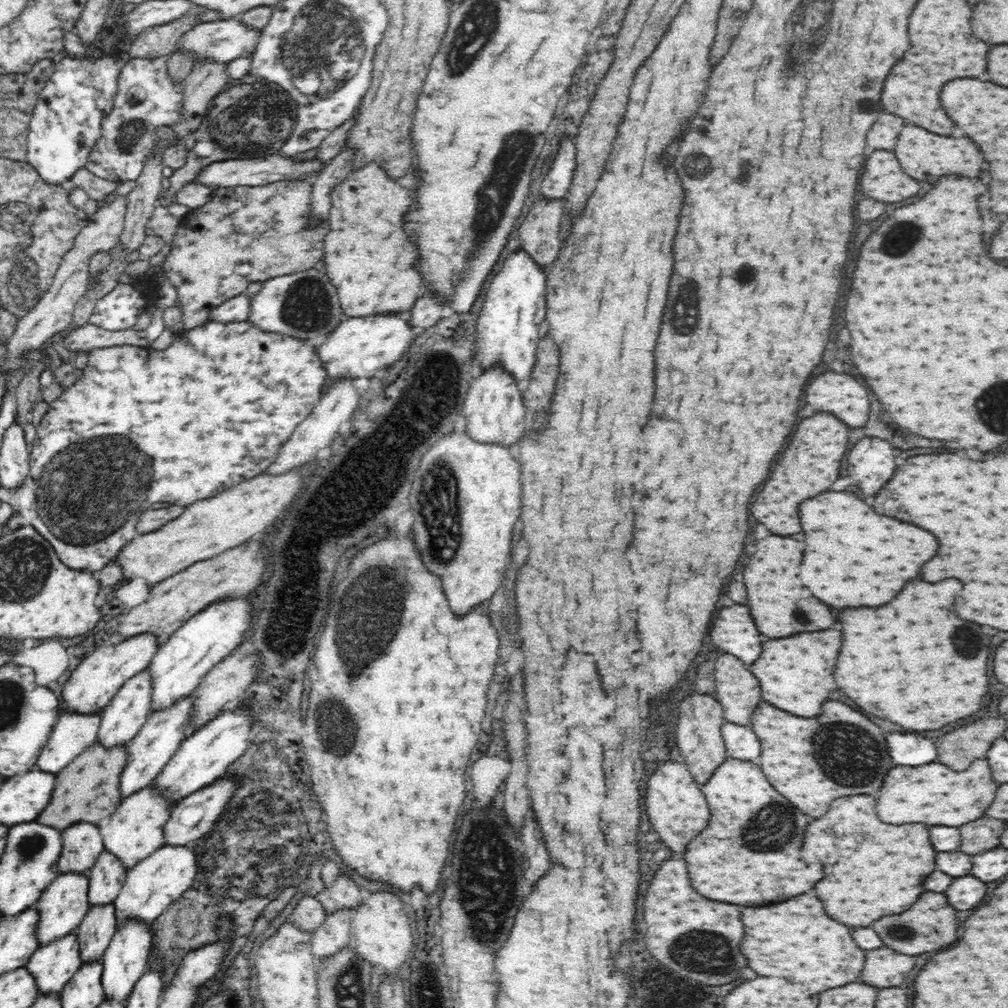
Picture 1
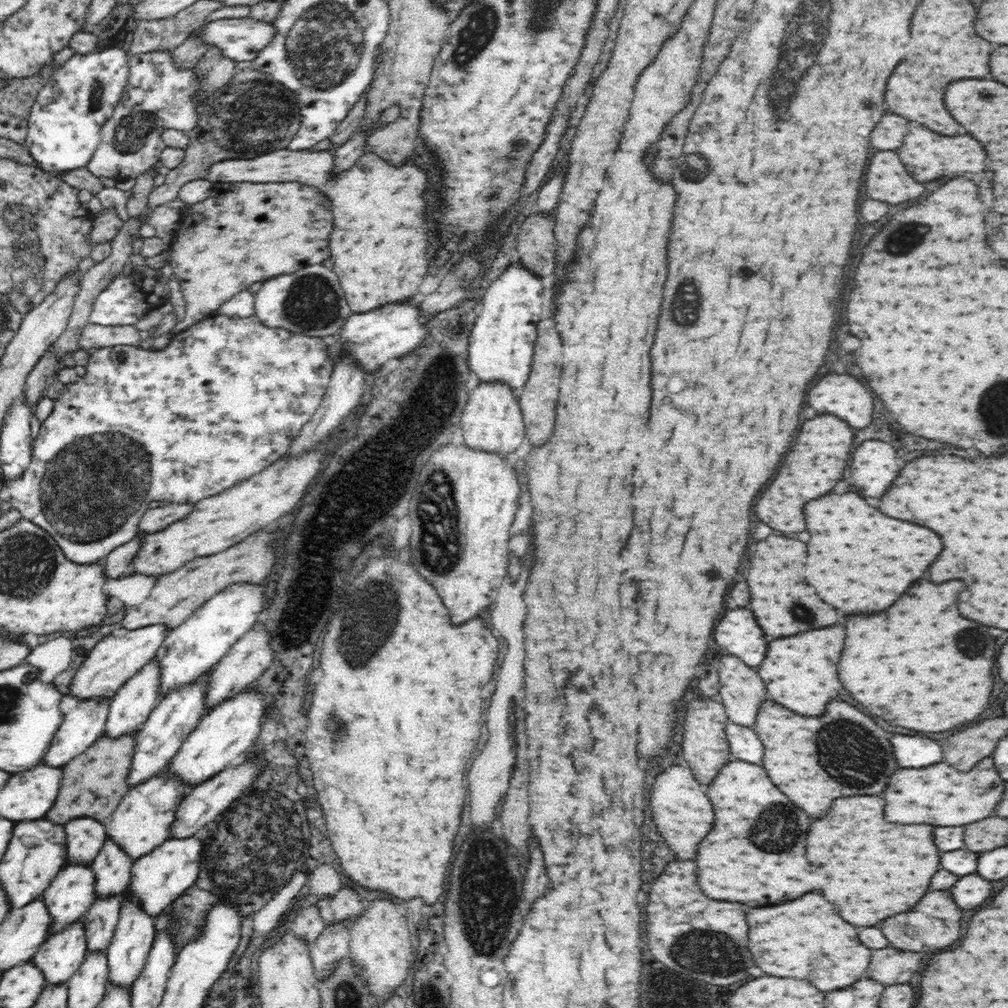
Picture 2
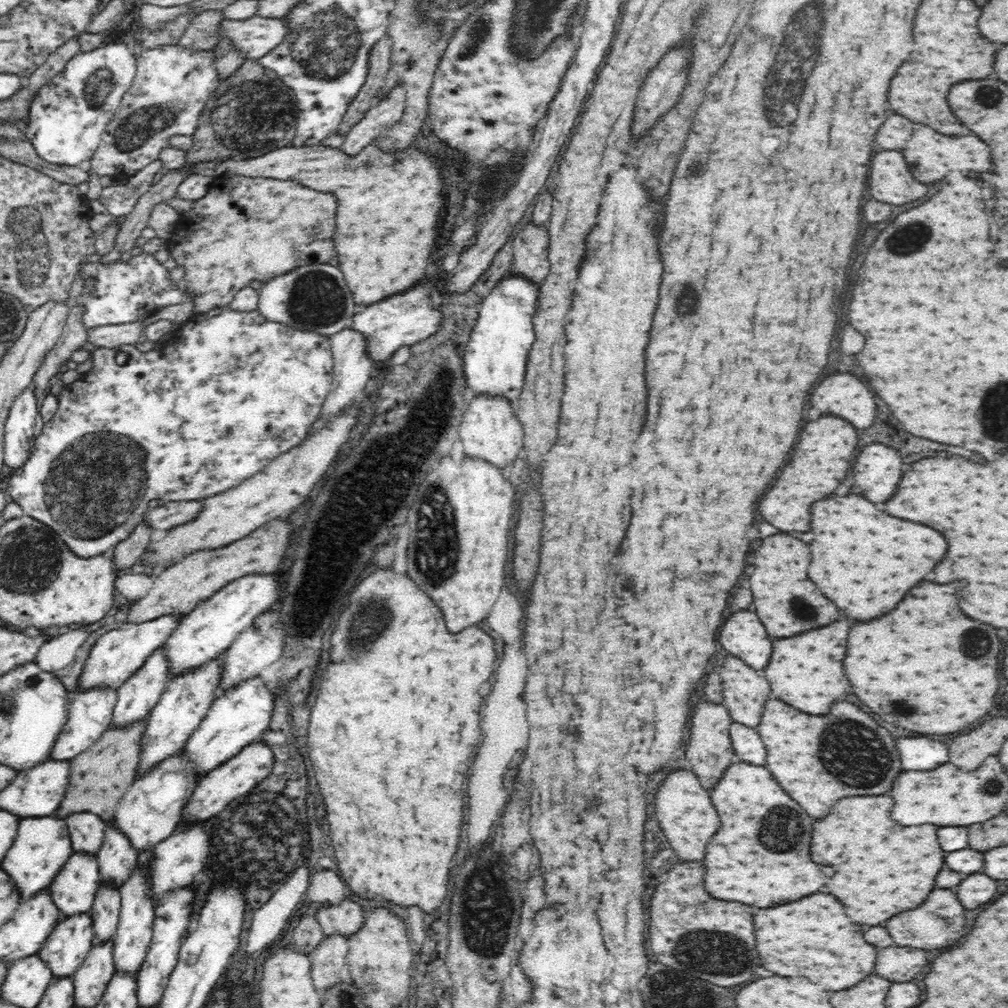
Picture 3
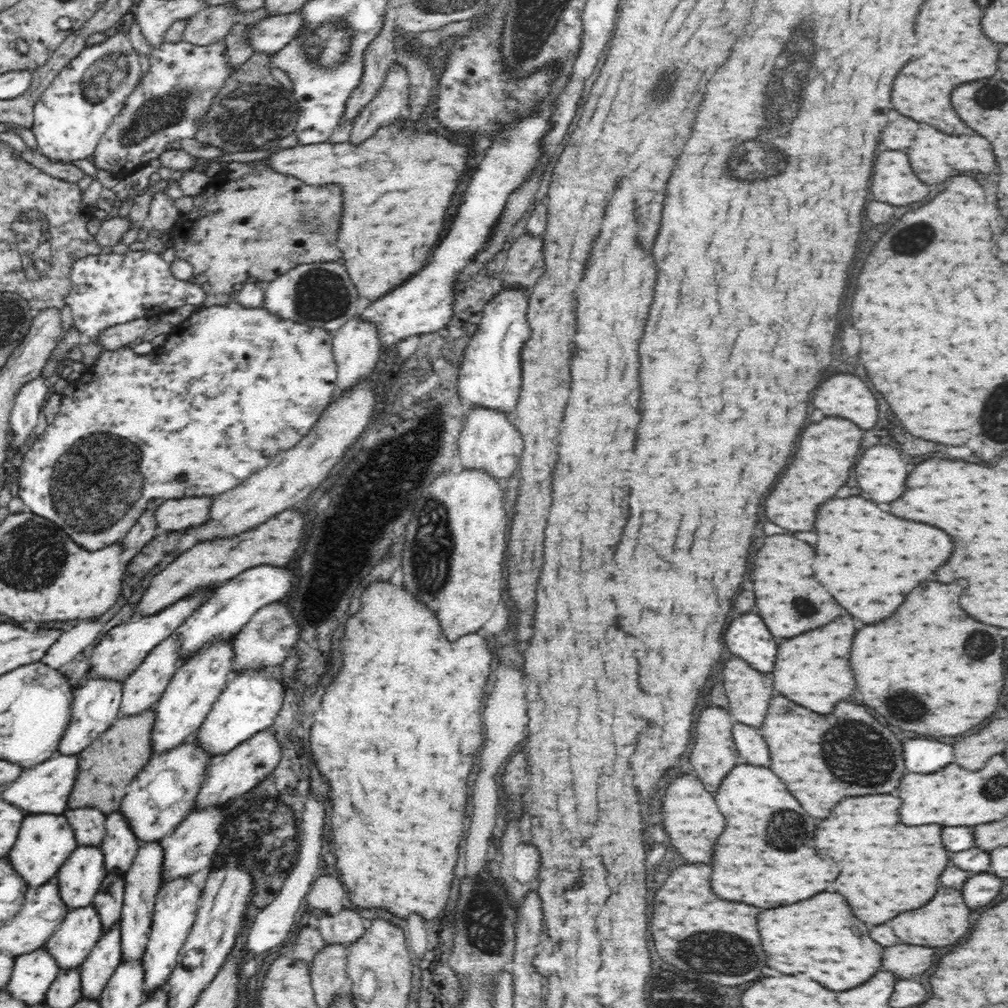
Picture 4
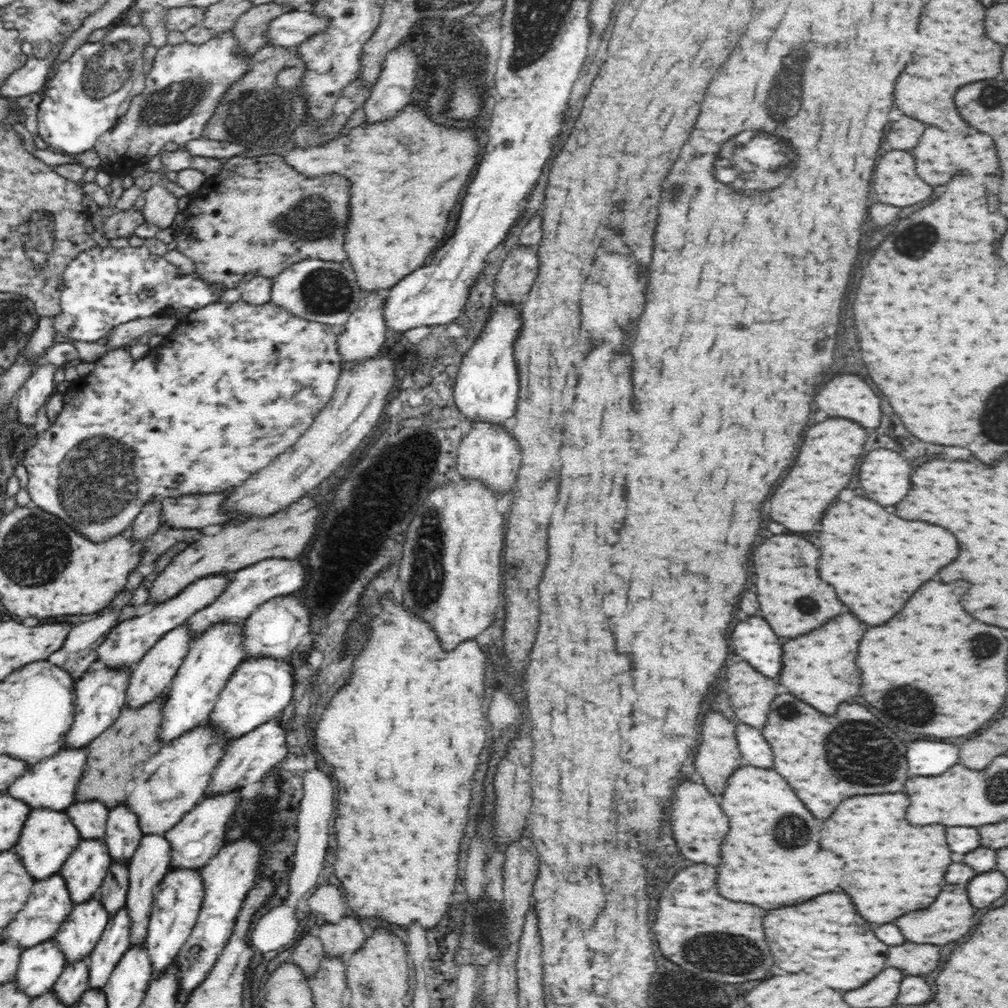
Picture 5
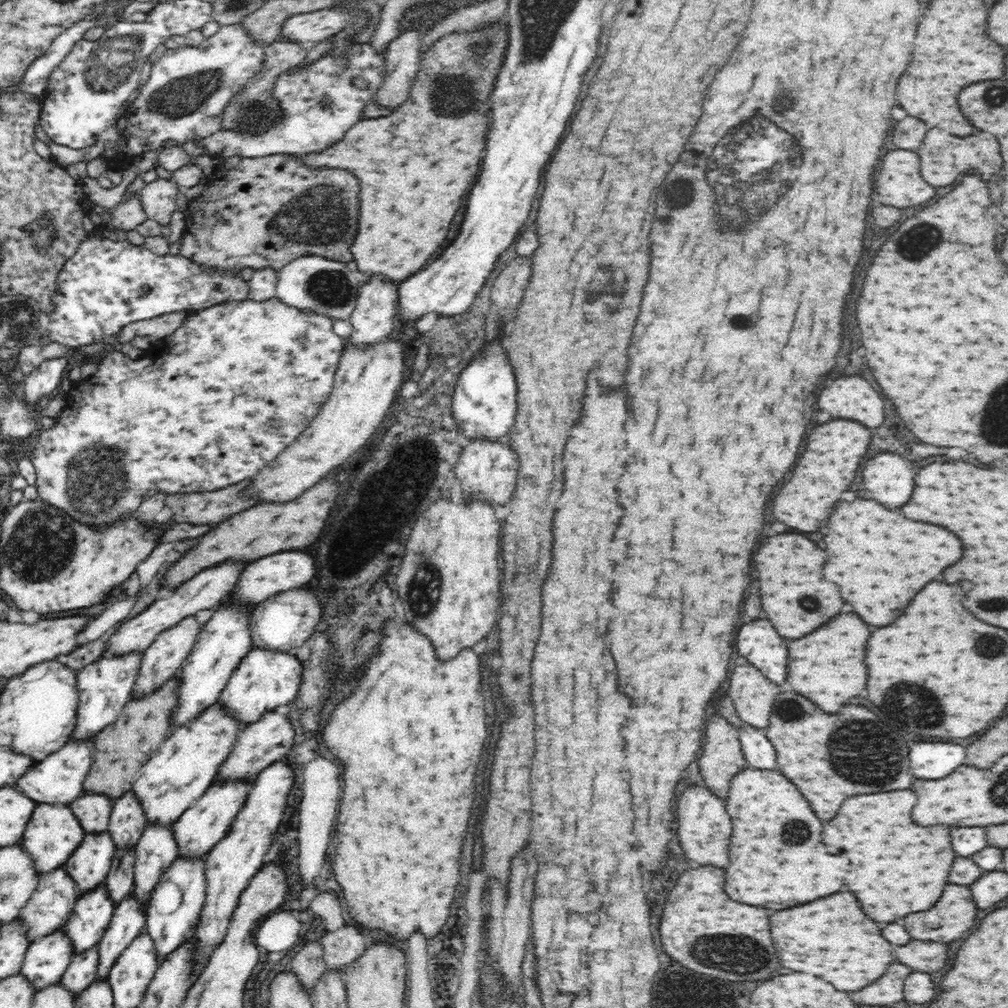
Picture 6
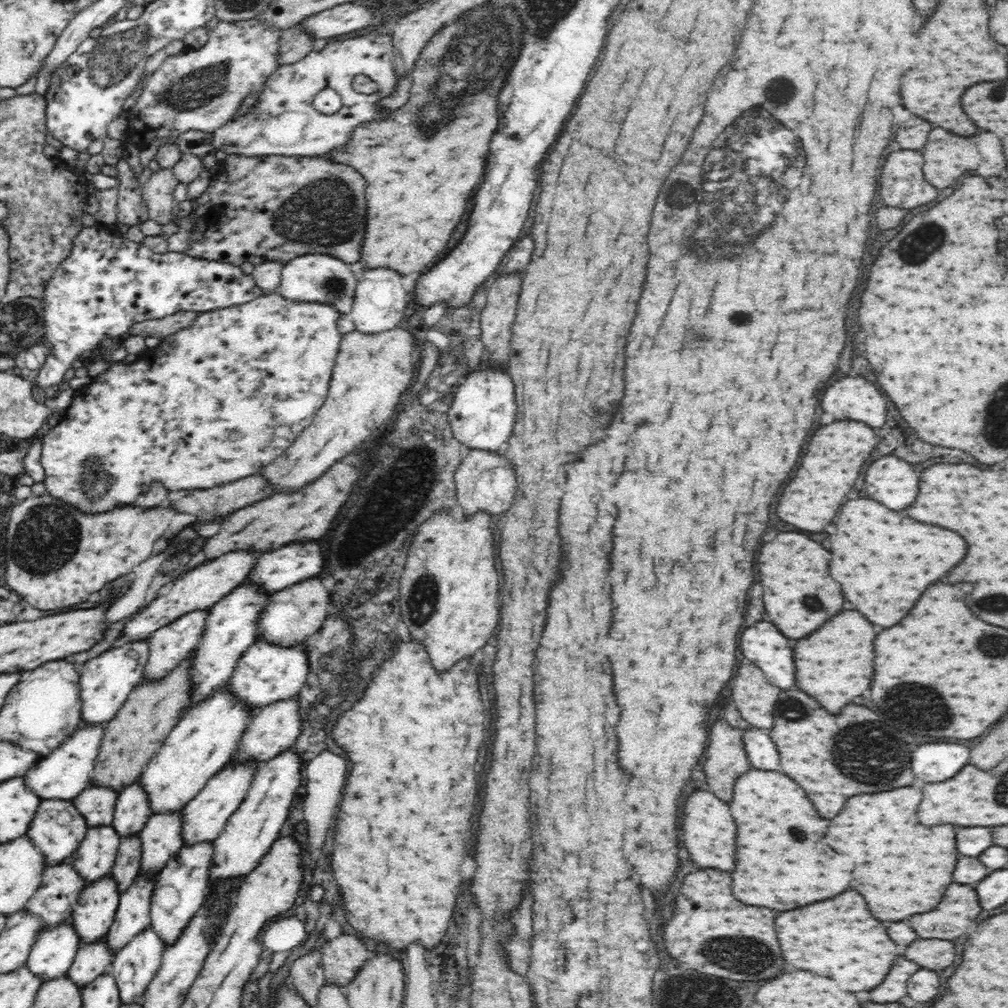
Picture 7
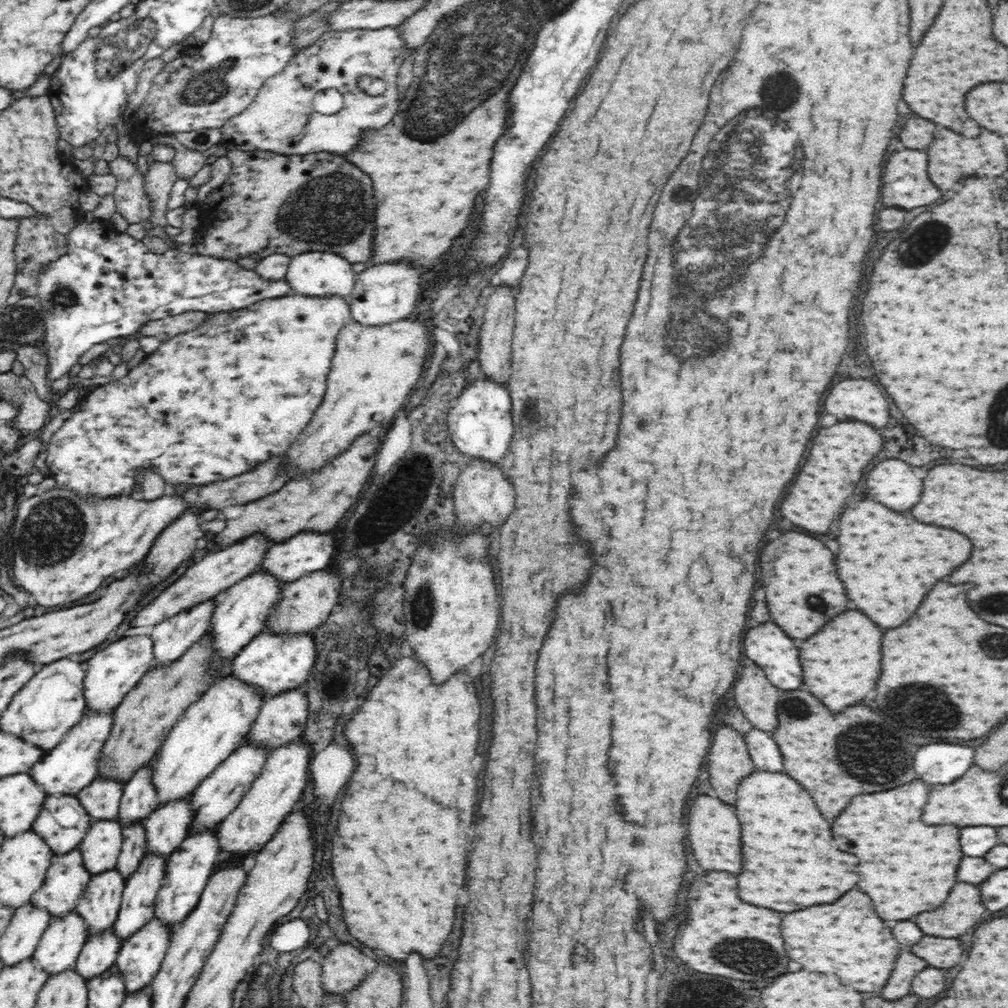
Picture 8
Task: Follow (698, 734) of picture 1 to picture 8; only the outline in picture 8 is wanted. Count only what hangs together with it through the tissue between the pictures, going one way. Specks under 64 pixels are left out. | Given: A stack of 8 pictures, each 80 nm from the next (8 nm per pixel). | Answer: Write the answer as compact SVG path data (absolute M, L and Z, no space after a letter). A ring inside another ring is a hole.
M720 726L714 732L708 754L710 784L716 796L726 804L734 804L738 782L754 772L754 764L742 736L744 734L732 730L730 726Z

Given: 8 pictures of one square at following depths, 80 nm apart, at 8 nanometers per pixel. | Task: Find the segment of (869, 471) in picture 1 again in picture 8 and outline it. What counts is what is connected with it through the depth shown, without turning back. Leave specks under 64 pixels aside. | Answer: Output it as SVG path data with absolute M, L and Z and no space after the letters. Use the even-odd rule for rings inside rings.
M882 460L868 472L866 494L888 508L902 512L920 500L922 478L902 460Z

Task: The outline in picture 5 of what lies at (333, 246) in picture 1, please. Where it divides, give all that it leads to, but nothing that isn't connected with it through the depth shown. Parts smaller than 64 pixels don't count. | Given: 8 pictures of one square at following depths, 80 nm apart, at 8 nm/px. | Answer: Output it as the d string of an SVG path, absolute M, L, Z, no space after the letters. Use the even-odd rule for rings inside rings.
M410 102L394 118L374 124L360 124L347 135L313 147L287 151L283 160L306 178L339 174L350 182L350 220L346 226L344 251L358 286L365 292L391 289L405 276L426 264L434 246L444 240L450 210L466 188L470 170L476 166L478 140L470 128L446 128L428 120L422 108Z

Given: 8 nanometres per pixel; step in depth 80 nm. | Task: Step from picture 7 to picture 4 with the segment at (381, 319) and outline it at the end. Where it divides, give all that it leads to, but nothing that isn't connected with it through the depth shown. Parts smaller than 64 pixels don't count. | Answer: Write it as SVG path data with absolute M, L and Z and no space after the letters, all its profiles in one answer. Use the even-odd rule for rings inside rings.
M360 316L346 322L342 328L339 328L332 335L333 357L337 364L337 379L335 380L336 388L332 393L331 402L338 400L346 390L350 390L362 378L373 375L378 367L376 362L378 362L381 348L377 328L372 323L362 321Z

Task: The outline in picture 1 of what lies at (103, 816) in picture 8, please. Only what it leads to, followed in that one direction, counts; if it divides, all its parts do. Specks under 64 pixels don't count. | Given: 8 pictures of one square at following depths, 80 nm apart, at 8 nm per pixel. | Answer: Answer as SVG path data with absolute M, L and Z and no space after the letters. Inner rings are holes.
M79 821L61 831L62 852L57 862L59 874L87 873L105 850L98 825Z

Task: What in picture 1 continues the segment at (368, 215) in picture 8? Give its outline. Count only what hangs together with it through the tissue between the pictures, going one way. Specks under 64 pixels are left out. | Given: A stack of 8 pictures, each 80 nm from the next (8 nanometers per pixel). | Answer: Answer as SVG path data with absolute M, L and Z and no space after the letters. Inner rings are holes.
M283 180L256 187L238 186L213 189L213 196L210 198L210 201L201 208L190 210L180 222L179 228L176 230L174 238L171 241L170 253L166 256L165 262L163 263L165 278L168 278L170 284L175 287L177 291L177 302L181 304L181 309L183 310L182 324L184 325L184 331L190 331L208 323L210 313L214 308L220 306L220 304L226 302L229 298L244 293L250 282L263 283L265 280L277 276L304 272L310 270L310 268L314 268L319 261L322 261L324 258L324 239L327 232L330 230L328 225L329 220L324 220L322 225L317 225L314 229L310 229L310 220L316 219L312 217L312 184L306 180ZM242 263L250 263L251 266L251 271L246 276L238 275L234 271L234 268Z

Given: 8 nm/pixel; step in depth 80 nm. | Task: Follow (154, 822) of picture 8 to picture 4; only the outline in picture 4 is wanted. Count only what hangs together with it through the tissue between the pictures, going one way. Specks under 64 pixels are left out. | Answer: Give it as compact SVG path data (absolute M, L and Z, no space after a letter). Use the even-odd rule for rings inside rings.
M158 840L156 842L141 843L130 870L124 875L125 889L120 923L122 939L121 962L130 962L130 960L143 958L143 954L146 951L156 900L155 896L158 894L162 884L161 864L163 860L164 851Z

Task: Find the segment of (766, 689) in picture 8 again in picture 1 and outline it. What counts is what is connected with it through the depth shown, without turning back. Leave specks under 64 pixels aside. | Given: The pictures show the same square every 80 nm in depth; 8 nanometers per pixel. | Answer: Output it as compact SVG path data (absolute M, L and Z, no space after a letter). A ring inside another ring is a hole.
M724 654L716 660L715 684L715 697L722 705L725 720L750 726L750 716L762 698L754 674L750 674L736 656Z

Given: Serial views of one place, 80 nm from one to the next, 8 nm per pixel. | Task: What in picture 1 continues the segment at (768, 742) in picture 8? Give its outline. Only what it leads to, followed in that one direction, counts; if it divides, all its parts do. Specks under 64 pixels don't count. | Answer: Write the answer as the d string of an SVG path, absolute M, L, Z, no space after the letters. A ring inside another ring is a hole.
M725 721L721 733L725 742L727 756L748 762L758 762L760 740L750 726L742 726Z

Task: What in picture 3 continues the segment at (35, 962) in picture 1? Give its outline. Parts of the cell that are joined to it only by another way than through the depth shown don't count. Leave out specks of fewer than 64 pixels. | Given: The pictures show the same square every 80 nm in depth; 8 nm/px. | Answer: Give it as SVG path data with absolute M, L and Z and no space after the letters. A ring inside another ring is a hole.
M80 912L74 916L65 917L52 931L37 955L45 961L55 978L72 977L94 945L93 920L88 912Z

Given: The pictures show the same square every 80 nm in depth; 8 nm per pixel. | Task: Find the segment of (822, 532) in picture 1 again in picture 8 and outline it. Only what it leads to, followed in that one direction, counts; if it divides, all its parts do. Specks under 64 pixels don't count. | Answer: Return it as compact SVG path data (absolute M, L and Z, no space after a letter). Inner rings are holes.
M870 500L850 502L840 516L838 528L840 528L840 534L836 538L840 544L836 556L838 578L844 582L846 594L856 604L856 608L866 610L864 614L882 628L896 628L904 624L916 612L916 608L920 606L922 598L928 594L932 584L948 576L956 566L964 564L972 552L970 540L960 532L954 532L950 528L938 528L932 524L922 524L914 518L906 518L904 514L892 512L886 506Z

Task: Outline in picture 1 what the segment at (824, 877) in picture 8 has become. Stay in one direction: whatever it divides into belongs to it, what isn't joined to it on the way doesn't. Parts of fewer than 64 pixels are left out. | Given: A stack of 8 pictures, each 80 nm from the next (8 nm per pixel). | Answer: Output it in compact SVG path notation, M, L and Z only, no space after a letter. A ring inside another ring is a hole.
M727 757L714 771L714 776L702 786L702 792L710 804L710 812L714 812L712 824L722 824L722 826L710 826L706 832L700 832L690 842L690 846L686 846L686 852L682 856L688 862L688 872L696 872L696 876L690 874L690 880L696 892L700 892L708 900L744 904L744 906L764 906L768 902L780 902L780 900L784 902L792 896L804 894L810 888L814 888L814 880L792 880L796 874L802 874L802 868L804 868L800 846L804 838L802 828L806 826L808 820L798 808L794 808L784 796L780 796L766 782L766 776L756 764Z

